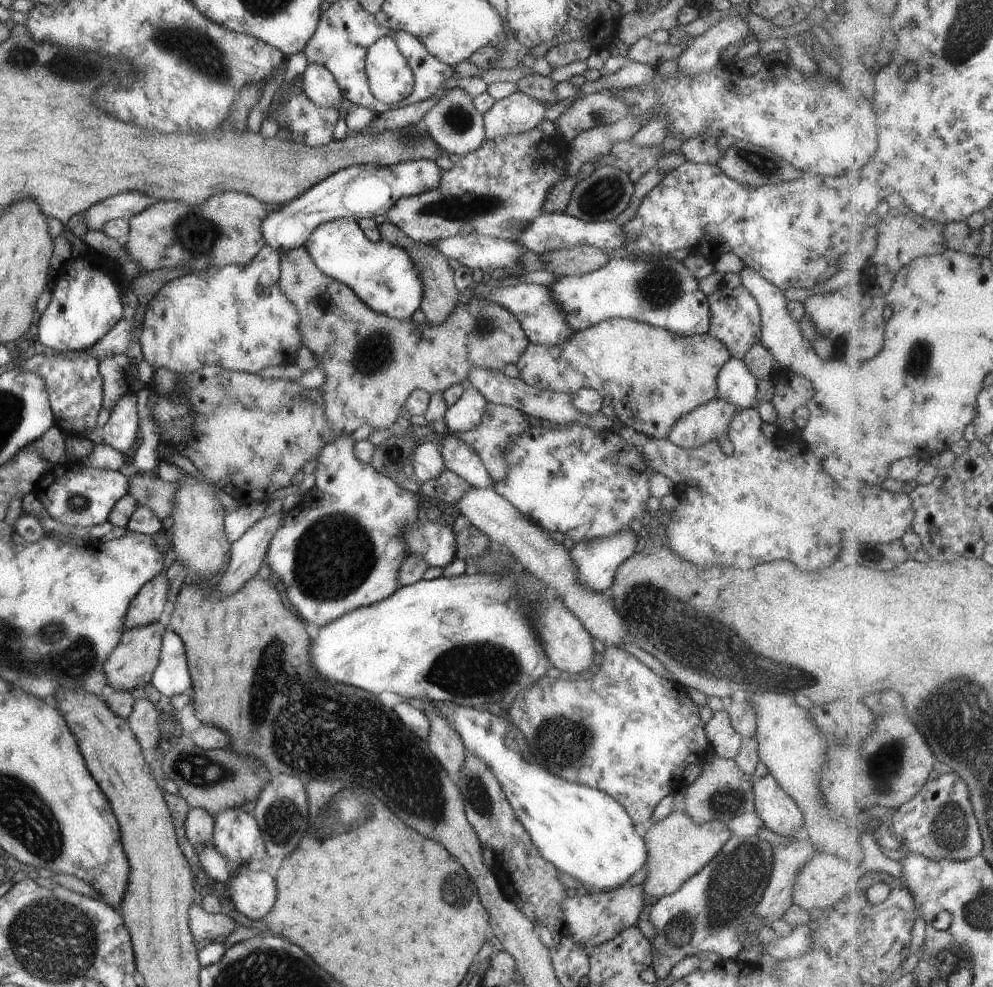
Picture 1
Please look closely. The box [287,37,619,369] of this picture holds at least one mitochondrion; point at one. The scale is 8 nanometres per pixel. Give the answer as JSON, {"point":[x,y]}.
{"point":[463,208]}

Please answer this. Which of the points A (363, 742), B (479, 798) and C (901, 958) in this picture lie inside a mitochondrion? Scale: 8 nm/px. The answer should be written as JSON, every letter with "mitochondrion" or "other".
{"A":"mitochondrion","B":"mitochondrion","C":"other"}

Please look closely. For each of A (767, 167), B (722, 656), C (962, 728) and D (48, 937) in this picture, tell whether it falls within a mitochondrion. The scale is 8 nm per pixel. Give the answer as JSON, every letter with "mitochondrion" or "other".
{"A":"mitochondrion","B":"mitochondrion","C":"mitochondrion","D":"mitochondrion"}

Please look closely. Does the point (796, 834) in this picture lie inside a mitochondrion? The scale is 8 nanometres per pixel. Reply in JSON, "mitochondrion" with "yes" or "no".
{"mitochondrion":"no"}

